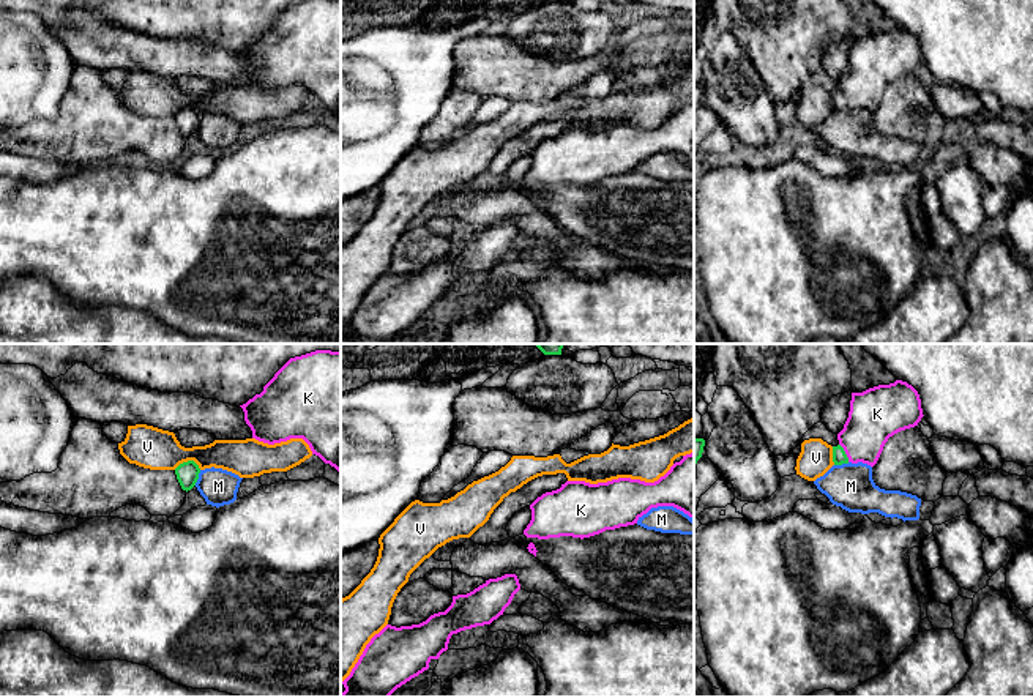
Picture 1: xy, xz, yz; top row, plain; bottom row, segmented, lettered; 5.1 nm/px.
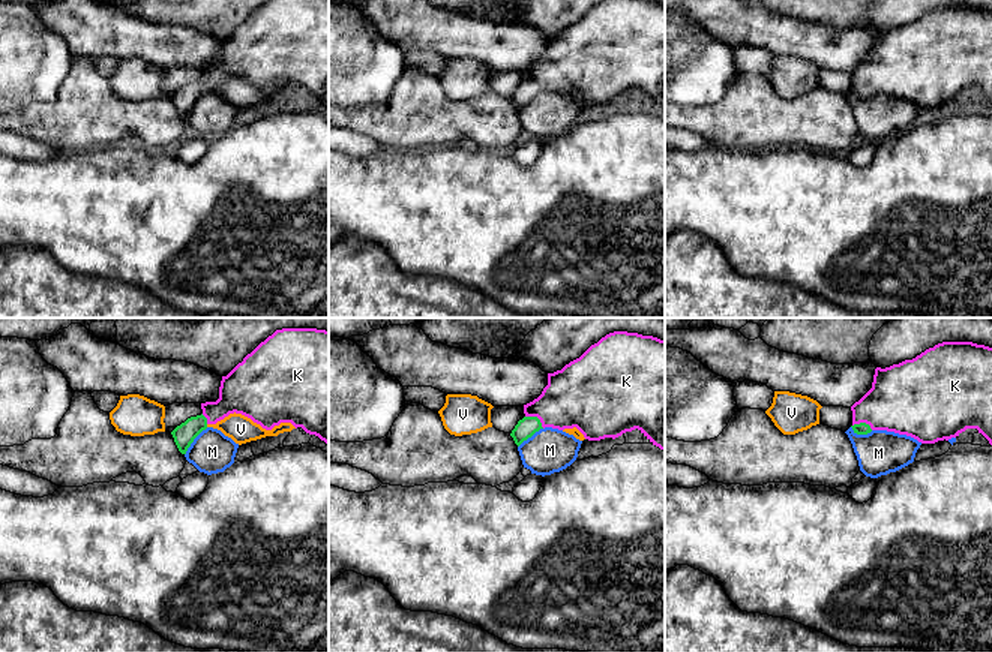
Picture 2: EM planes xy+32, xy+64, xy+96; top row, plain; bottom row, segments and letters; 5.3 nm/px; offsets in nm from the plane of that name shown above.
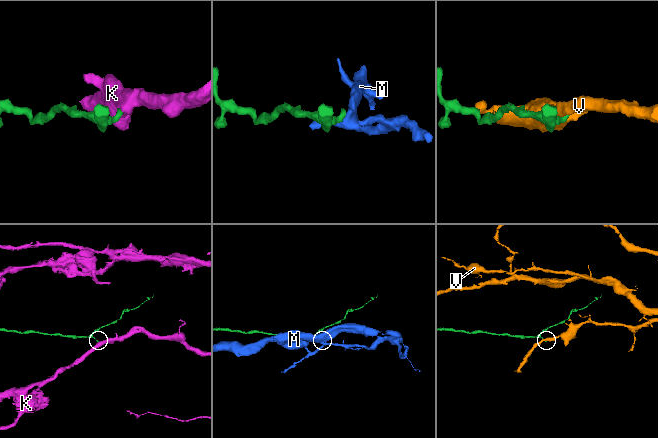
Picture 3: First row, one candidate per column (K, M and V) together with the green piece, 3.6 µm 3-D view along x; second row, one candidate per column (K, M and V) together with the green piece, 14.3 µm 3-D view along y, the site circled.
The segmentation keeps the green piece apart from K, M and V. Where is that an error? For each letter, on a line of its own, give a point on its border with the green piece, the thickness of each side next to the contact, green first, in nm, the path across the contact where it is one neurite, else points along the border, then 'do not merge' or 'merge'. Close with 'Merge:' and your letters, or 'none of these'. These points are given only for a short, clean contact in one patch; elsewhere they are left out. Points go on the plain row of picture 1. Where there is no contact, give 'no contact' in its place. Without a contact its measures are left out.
K: contact yz (844, 100); calibres 70 and 260 nm; way yz (839, 103), (844, 100), (866, 78), (876, 62); merge
M: contact xy (197, 125); calibres 110 and 180 nm; border xy (201, 117), (194, 131); do not merge
V: contact xy (188, 108); calibres 110 and 220 nm; do not merge
Merge: K

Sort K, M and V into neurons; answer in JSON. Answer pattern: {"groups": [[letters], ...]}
{"groups": [["K"], ["M"], ["V"]]}

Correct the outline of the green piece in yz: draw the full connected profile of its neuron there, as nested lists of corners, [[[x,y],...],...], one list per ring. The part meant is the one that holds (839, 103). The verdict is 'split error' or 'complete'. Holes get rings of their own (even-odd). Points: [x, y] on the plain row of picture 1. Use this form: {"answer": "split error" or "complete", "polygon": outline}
{"answer": "split error", "polygon": [[[896,27],[889,32],[878,32],[863,39],[852,39],[848,65],[837,80],[839,91],[833,93],[834,112],[867,110],[874,114],[883,98],[885,90],[894,80],[915,74],[923,65],[918,38],[907,28]]]}

